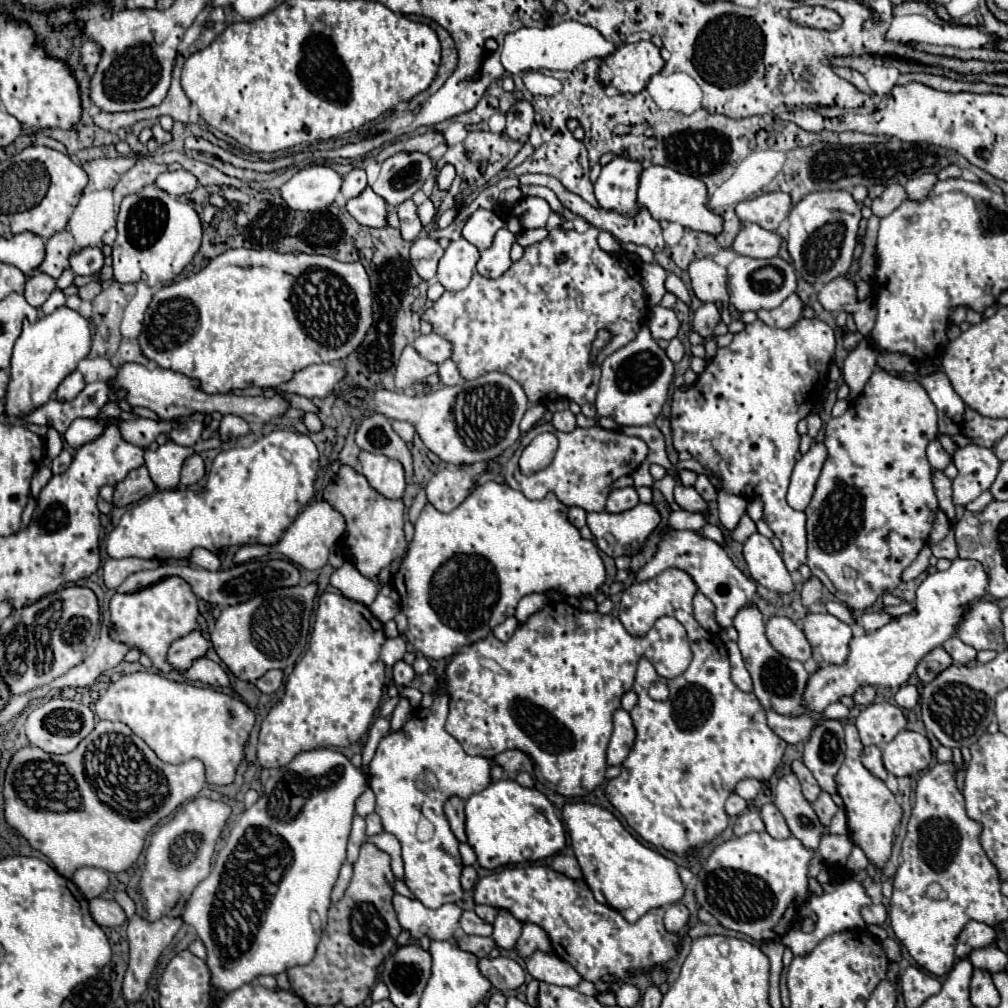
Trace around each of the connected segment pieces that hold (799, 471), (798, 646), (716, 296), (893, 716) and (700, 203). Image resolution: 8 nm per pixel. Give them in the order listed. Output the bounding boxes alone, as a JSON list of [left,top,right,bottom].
[[788,442,826,510],[766,616,812,662],[688,258,728,302],[856,702,906,748],[638,166,724,234]]

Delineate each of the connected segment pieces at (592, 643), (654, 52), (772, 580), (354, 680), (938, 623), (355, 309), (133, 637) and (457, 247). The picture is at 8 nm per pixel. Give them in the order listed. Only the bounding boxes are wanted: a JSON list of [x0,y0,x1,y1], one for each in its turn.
[[446,602,692,798],[598,40,664,94],[742,534,794,594],[258,594,386,768],[802,558,988,714],[140,248,374,394],[110,576,198,672],[438,240,478,290]]

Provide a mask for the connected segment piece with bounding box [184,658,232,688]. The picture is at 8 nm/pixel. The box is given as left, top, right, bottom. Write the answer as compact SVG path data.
M200 658L194 662L194 666L184 672L184 676L188 680L198 680L198 682L204 682L204 684L210 684L210 686L220 686L220 688L232 688L230 684L230 678L228 674L222 670L220 664L208 660L208 658Z

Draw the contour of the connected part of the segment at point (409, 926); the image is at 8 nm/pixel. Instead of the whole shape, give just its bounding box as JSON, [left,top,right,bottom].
[394,894,462,940]

